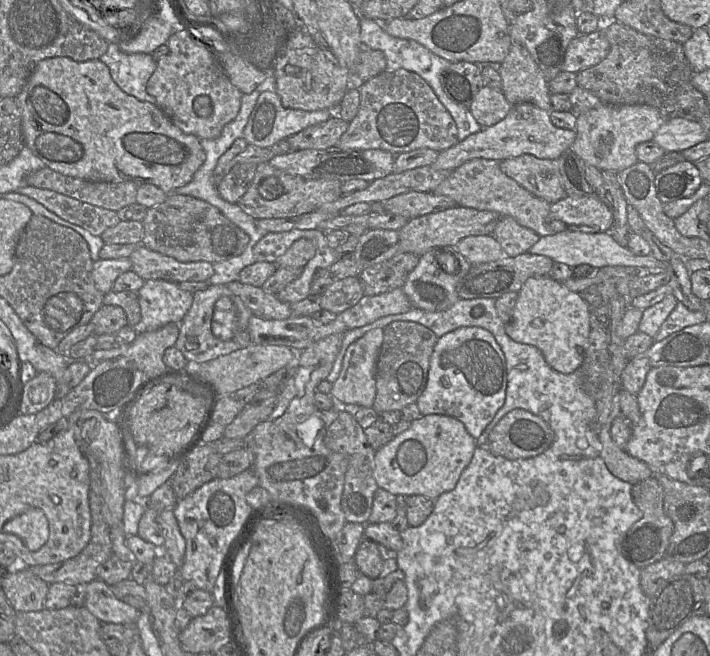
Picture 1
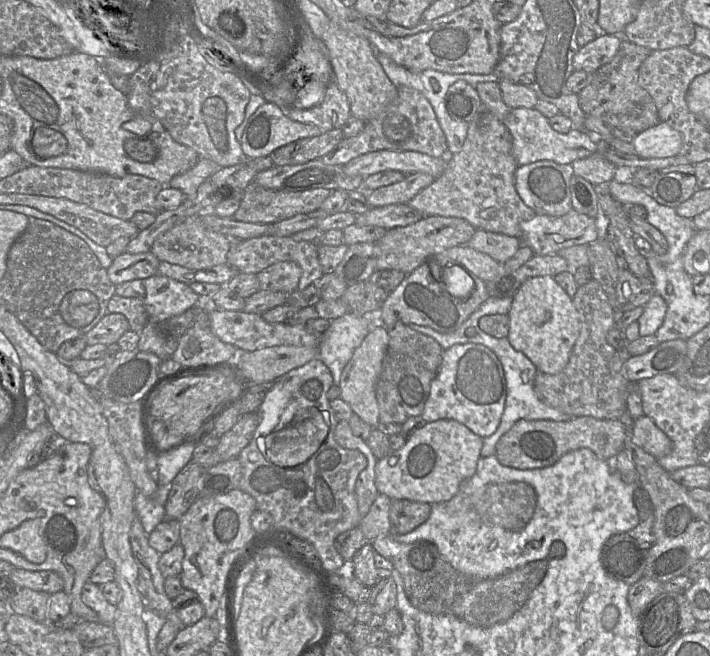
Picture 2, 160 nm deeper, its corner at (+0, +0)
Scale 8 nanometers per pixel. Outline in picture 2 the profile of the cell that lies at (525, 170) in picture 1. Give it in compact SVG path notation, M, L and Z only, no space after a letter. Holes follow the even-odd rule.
M538 161L518 166L515 172L515 187L524 201L536 215L560 217L573 209L571 202L572 166L564 166L554 161Z

